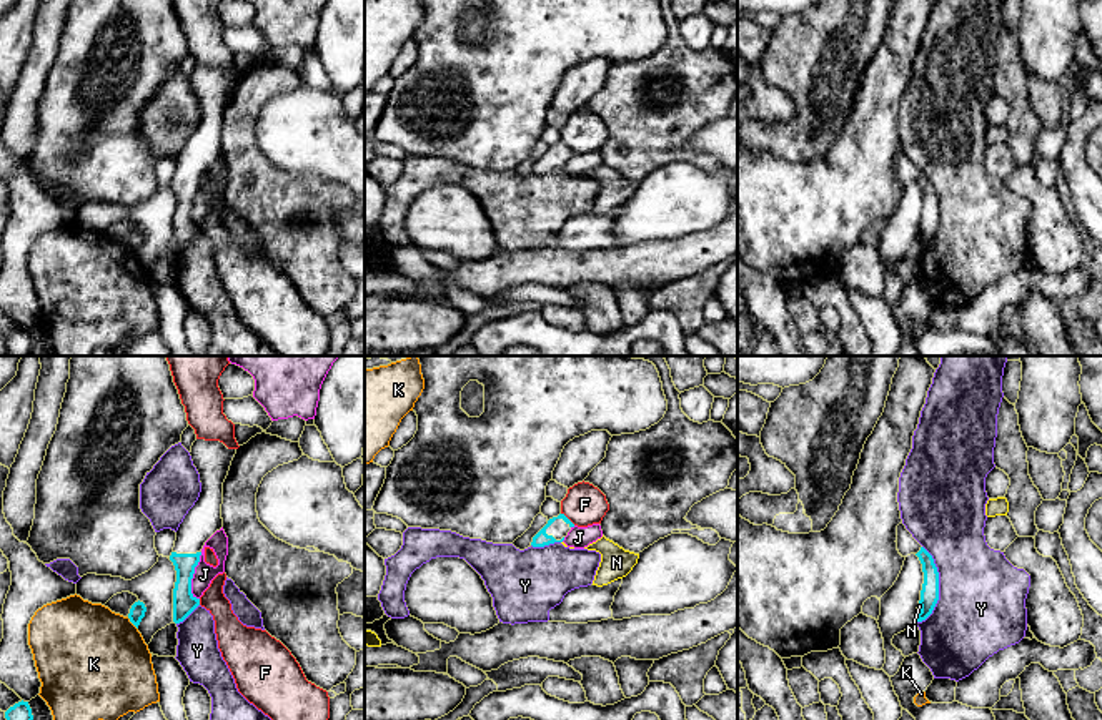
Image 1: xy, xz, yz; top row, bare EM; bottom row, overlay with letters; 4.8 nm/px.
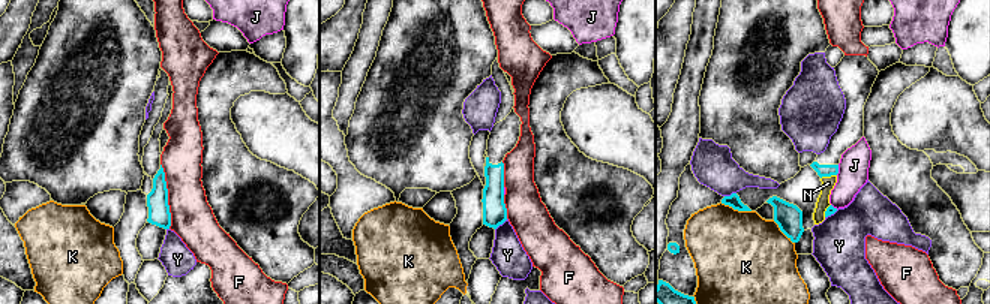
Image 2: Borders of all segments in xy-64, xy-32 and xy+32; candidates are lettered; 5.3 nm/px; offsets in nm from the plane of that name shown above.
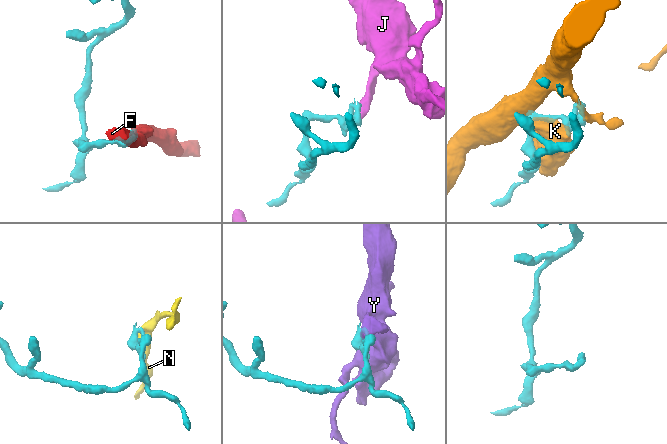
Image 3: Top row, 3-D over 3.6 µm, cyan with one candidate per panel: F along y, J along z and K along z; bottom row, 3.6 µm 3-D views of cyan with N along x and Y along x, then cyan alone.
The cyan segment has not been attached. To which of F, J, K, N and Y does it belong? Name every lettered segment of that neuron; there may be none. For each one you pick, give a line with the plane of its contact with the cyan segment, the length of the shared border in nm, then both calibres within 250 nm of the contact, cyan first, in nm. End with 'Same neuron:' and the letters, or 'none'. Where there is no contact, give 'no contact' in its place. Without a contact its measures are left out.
Same neuron: none

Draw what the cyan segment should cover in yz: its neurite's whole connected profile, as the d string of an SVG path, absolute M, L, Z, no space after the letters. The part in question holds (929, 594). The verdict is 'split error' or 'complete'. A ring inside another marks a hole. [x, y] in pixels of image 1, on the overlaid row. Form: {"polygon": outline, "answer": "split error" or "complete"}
{"polygon": "M921 547L916 555L919 557L924 572L924 584L919 600L921 612L917 614L917 622L922 622L932 614L939 600L939 572L932 555L924 547Z", "answer": "complete"}

